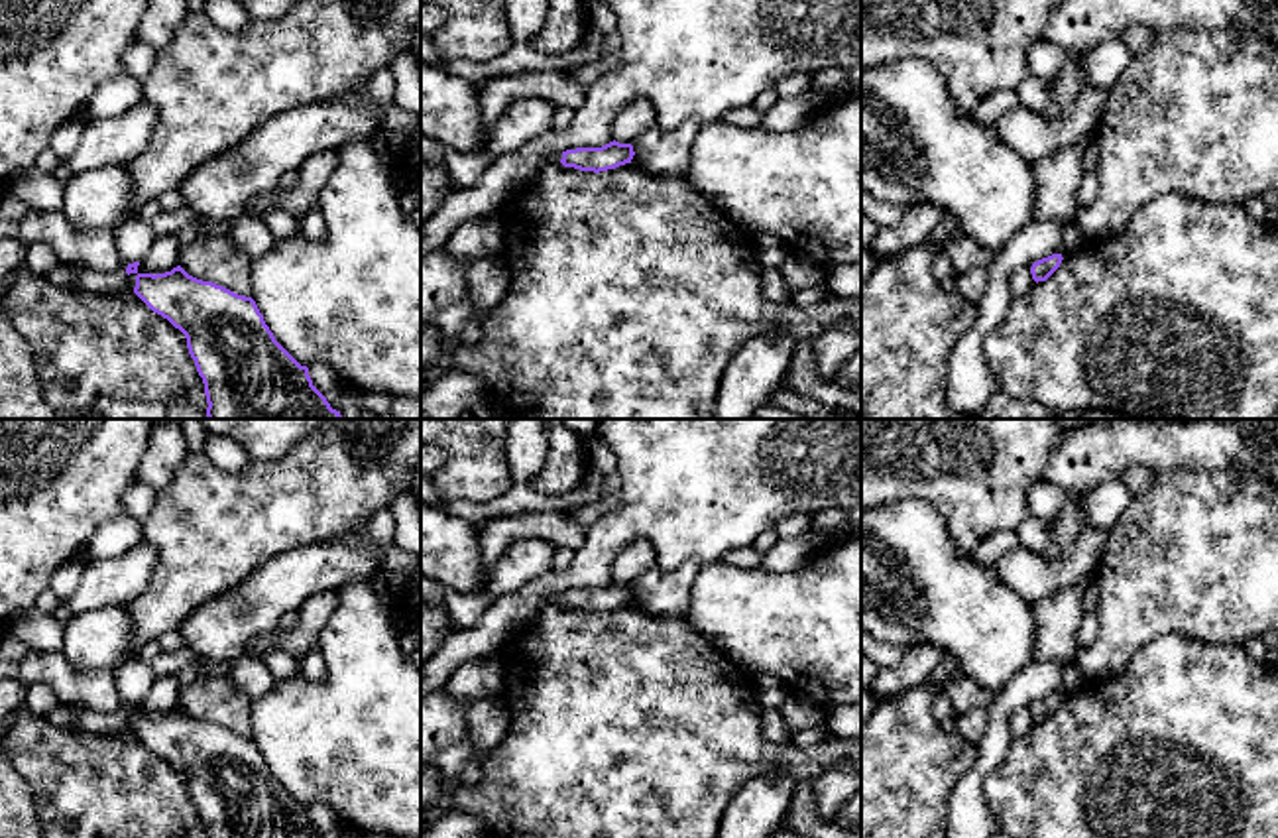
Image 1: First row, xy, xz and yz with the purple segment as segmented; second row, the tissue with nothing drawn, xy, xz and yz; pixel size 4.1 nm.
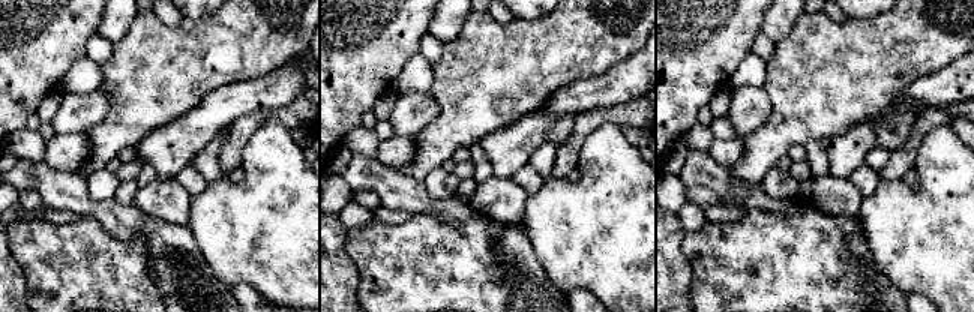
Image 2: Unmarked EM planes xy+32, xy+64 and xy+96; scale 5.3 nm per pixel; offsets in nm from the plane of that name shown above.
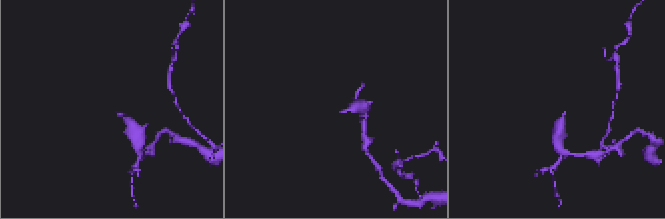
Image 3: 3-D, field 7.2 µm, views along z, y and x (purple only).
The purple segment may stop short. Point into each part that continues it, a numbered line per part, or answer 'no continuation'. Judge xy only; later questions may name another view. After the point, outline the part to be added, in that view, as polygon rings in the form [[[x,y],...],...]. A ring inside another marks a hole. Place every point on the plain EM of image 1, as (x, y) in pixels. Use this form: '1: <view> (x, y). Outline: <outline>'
1: xy (89, 689). Outline: [[[31,649],[24,659],[0,659],[0,681],[18,679],[24,685],[47,685],[61,706],[96,710],[102,714],[126,712],[128,704],[116,692],[116,673],[73,667],[61,651]]]

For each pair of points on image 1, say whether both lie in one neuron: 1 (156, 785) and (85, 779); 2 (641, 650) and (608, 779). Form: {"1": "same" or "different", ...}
{"1": "same", "2": "same"}

